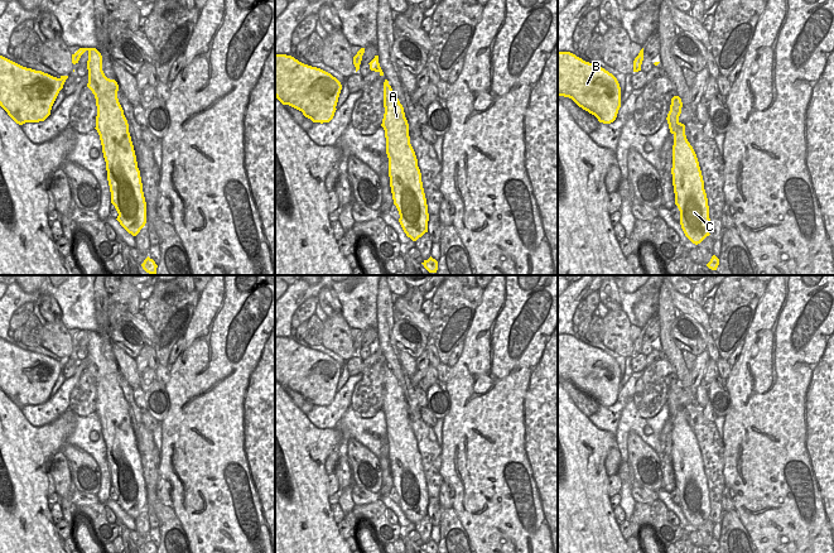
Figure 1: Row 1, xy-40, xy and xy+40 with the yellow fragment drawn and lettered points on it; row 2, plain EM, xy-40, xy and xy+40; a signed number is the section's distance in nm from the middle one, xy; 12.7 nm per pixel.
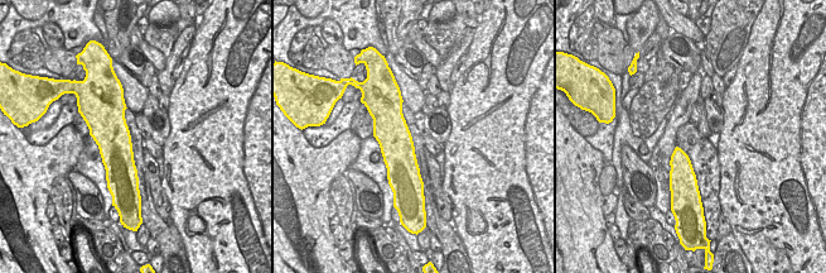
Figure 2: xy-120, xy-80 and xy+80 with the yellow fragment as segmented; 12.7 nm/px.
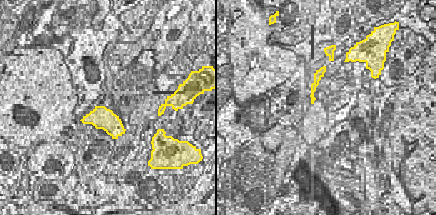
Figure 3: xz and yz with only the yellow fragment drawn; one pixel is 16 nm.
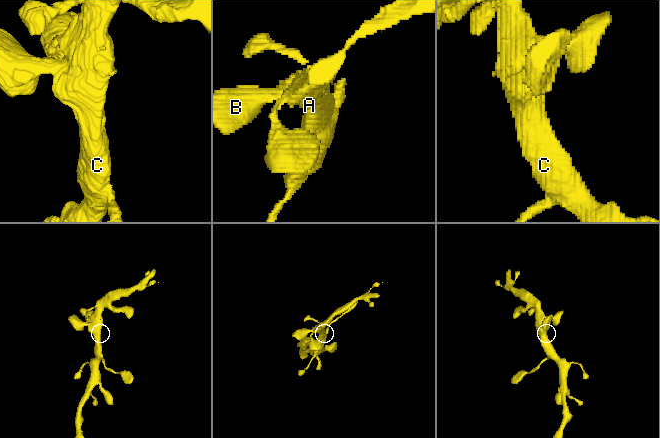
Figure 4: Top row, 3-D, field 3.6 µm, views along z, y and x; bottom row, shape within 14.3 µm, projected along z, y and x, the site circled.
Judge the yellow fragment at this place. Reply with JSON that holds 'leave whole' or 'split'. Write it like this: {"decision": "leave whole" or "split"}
{"decision": "leave whole"}

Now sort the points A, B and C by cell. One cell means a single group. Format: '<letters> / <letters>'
A B C

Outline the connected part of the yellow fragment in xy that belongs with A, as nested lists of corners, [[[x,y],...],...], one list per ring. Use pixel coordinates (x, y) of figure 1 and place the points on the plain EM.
[[[389,364],[384,365],[385,413],[389,460],[399,505],[413,524],[428,515],[428,487],[415,434],[410,427],[409,407],[404,390]]]

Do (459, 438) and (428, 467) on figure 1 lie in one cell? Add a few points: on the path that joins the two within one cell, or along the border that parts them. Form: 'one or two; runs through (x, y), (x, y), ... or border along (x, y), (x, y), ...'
two; border along (440, 447), (440, 476), (443, 480)

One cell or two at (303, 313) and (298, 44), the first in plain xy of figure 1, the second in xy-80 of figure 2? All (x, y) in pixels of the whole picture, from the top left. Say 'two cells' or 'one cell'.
one cell

